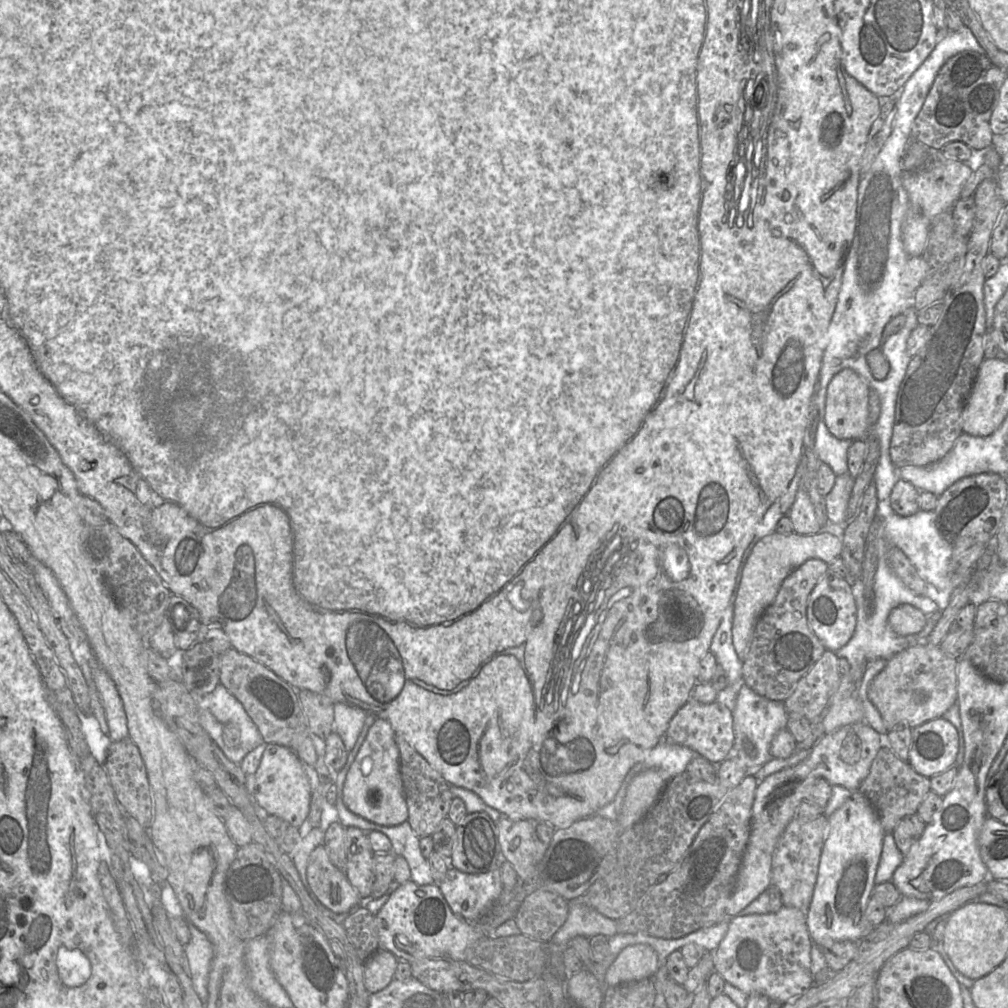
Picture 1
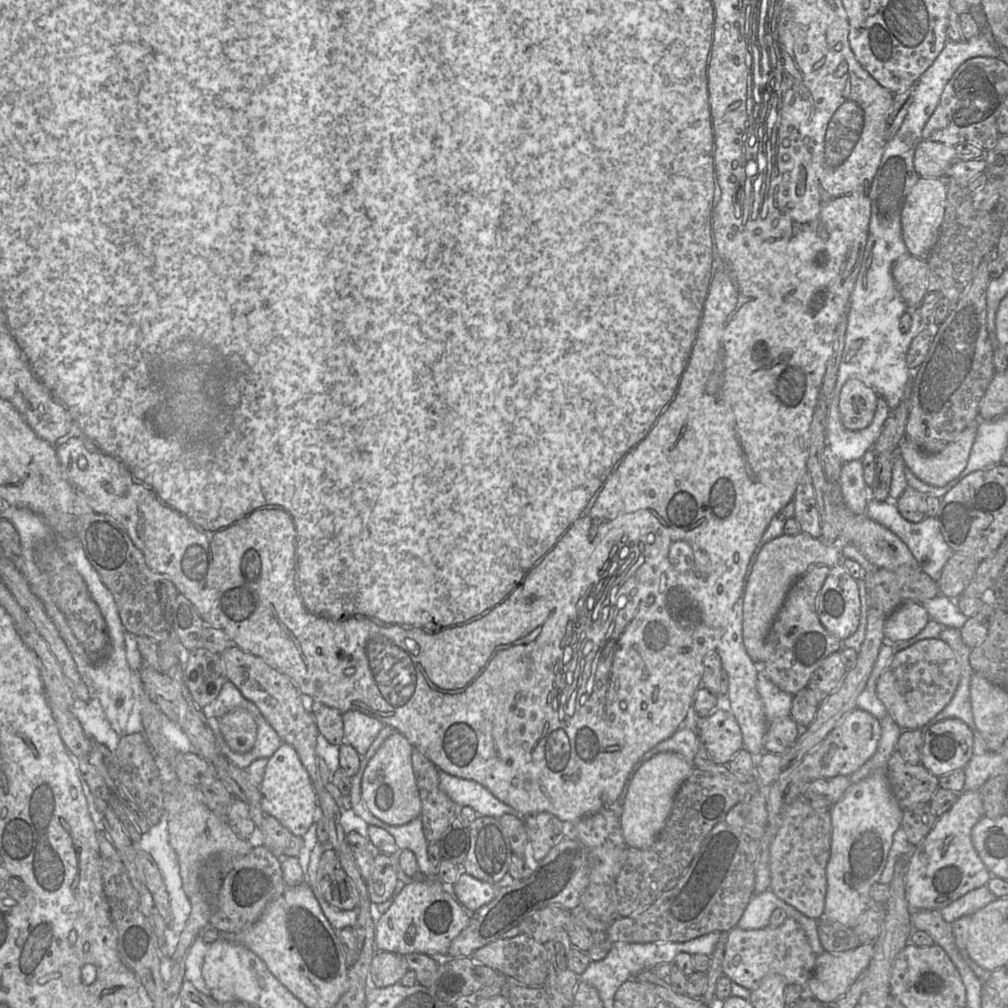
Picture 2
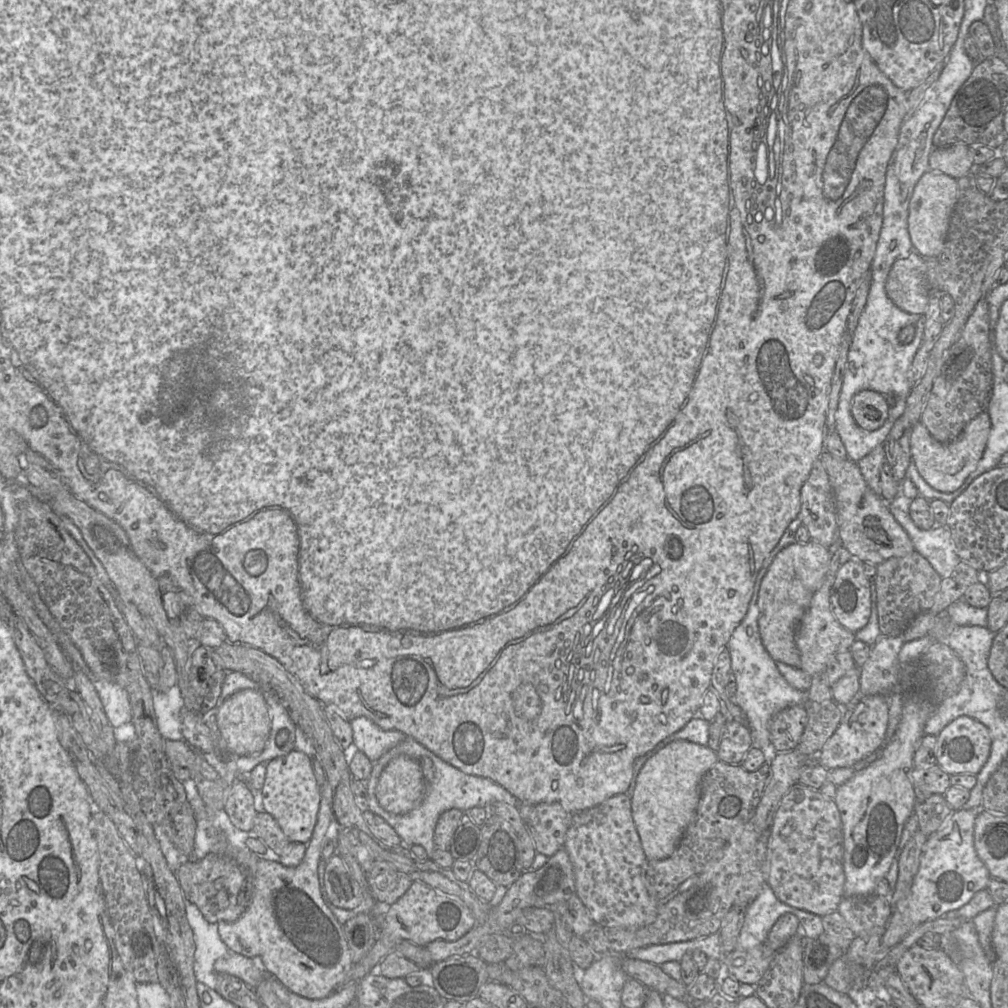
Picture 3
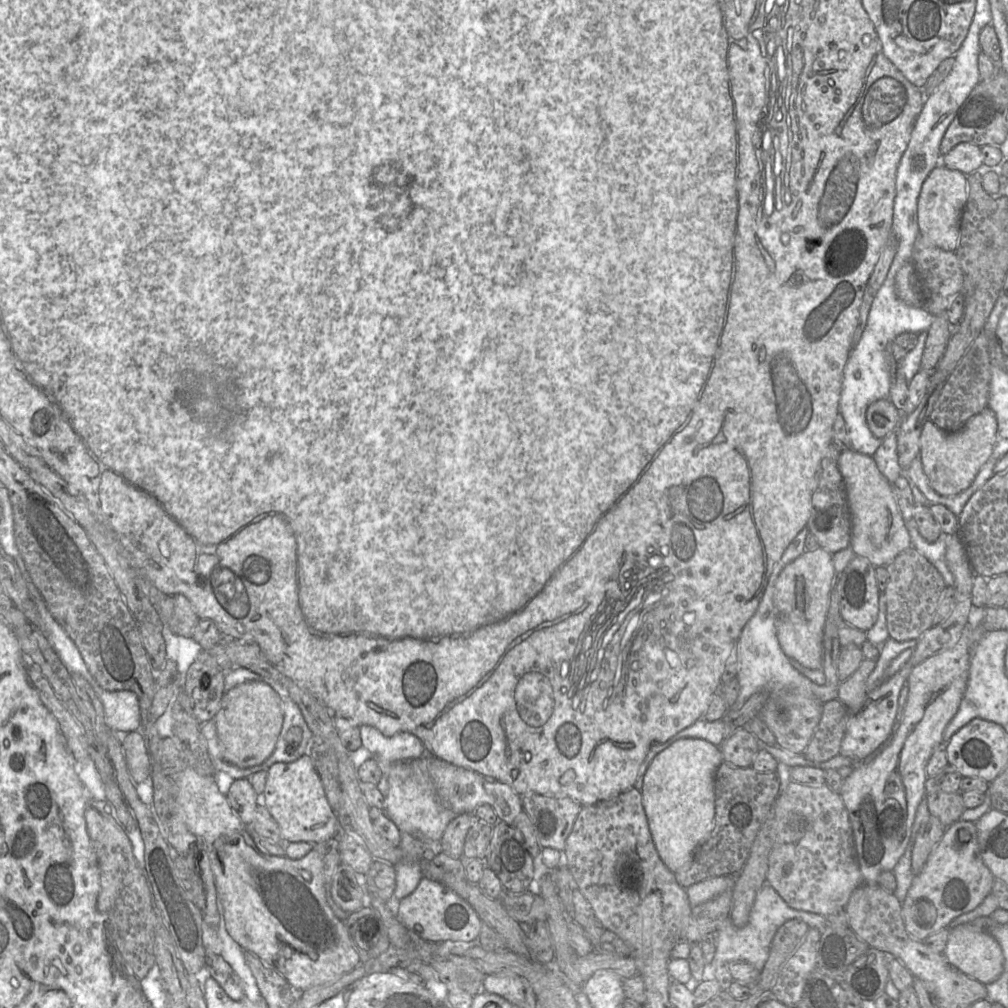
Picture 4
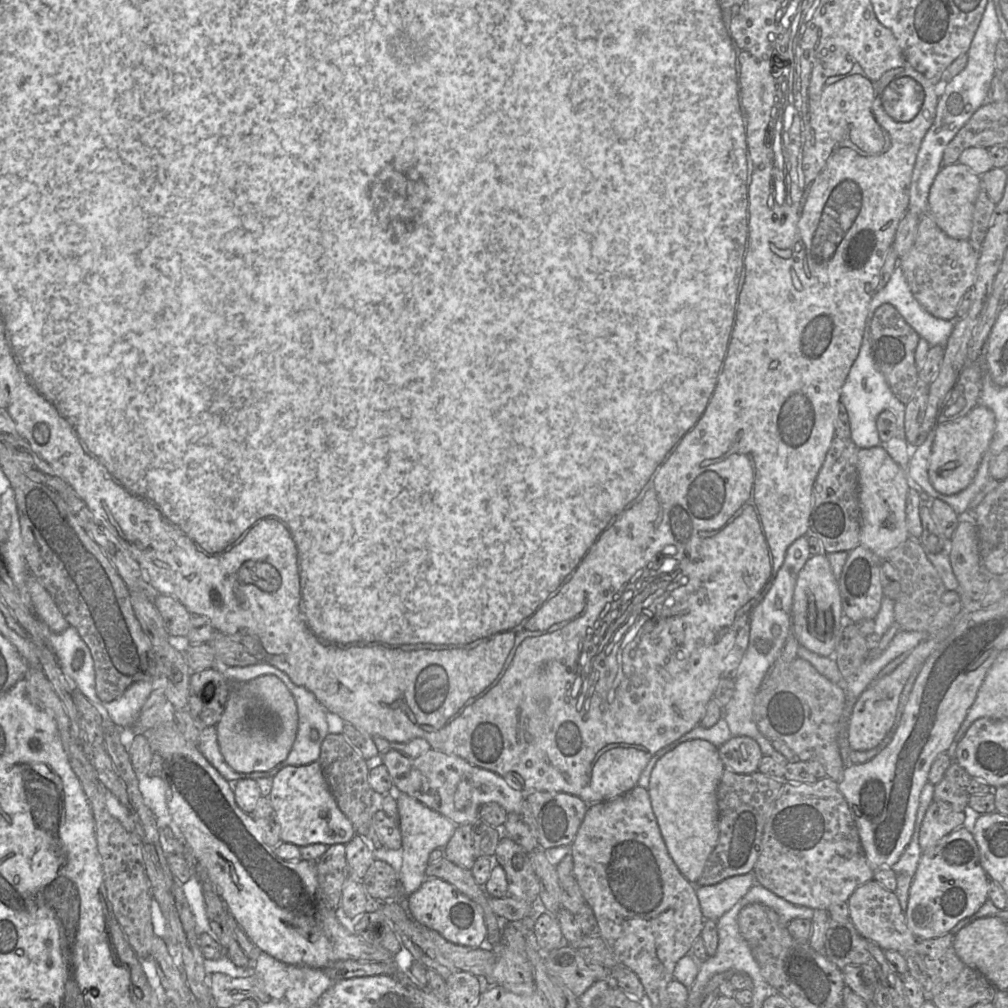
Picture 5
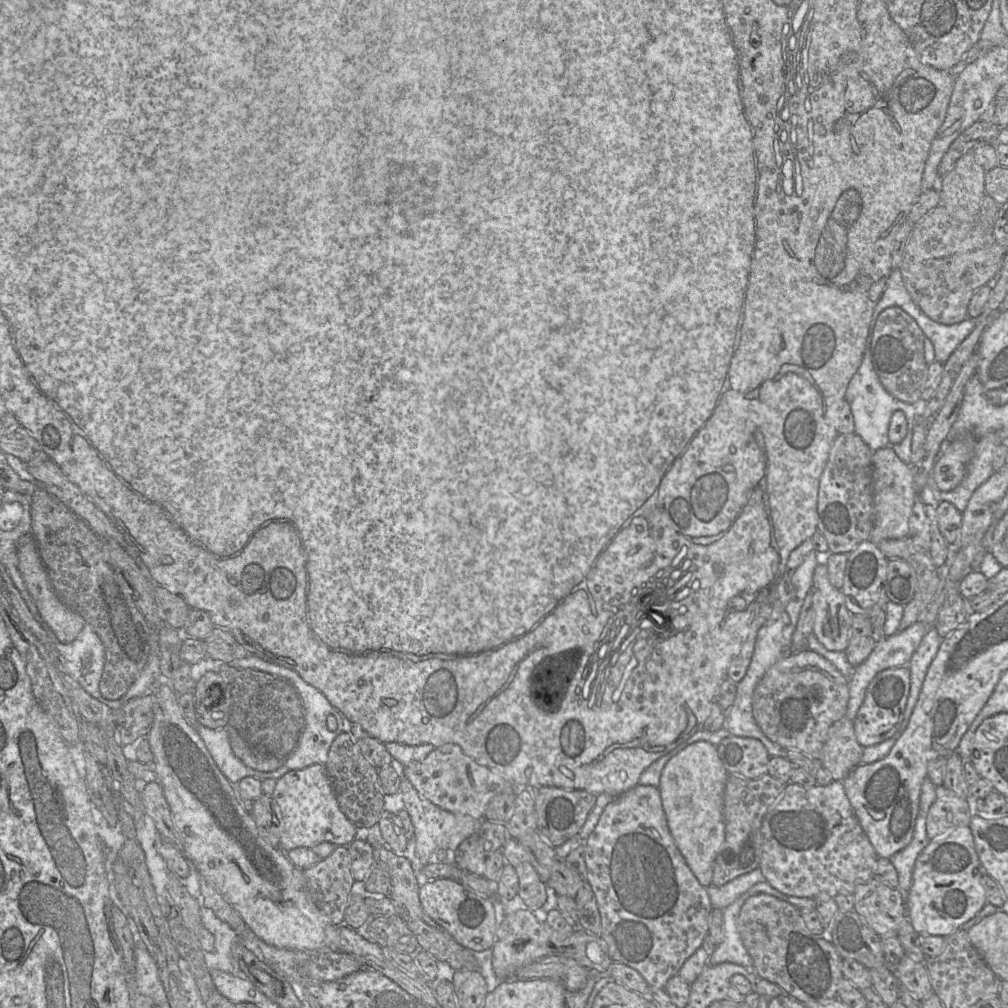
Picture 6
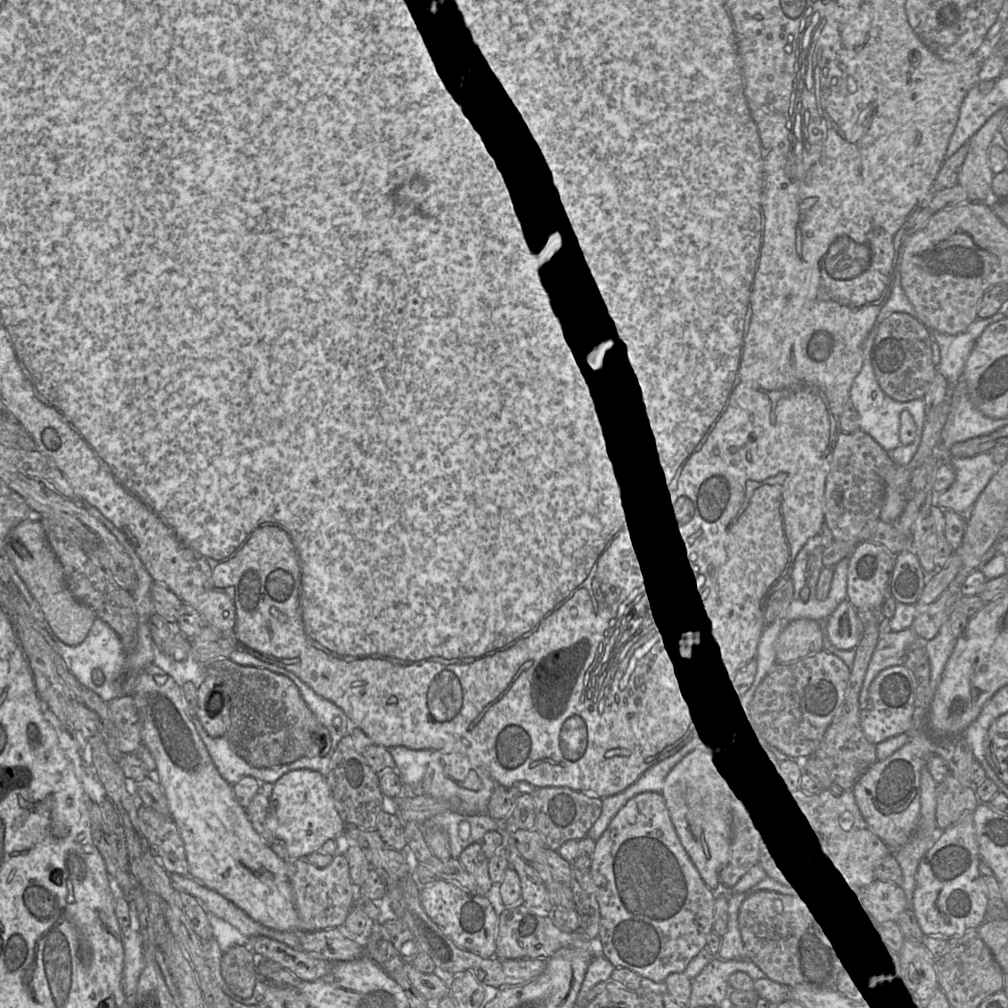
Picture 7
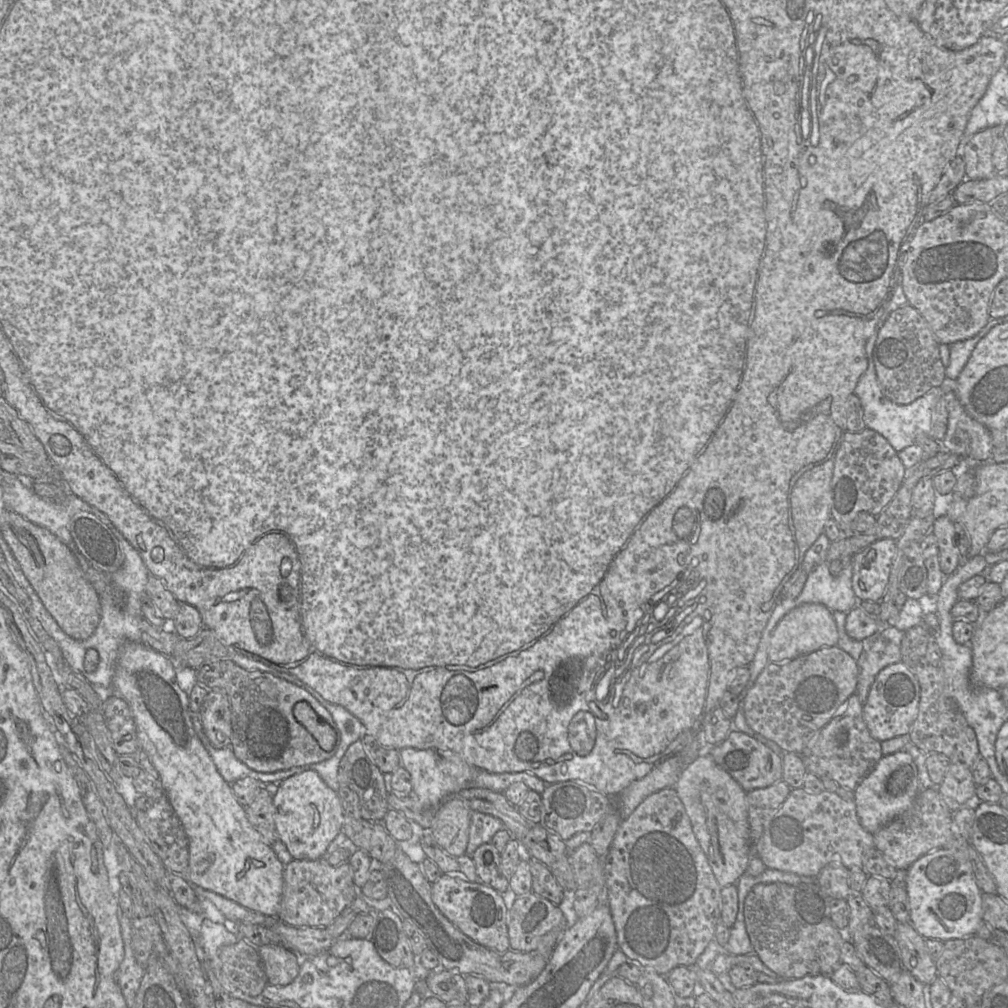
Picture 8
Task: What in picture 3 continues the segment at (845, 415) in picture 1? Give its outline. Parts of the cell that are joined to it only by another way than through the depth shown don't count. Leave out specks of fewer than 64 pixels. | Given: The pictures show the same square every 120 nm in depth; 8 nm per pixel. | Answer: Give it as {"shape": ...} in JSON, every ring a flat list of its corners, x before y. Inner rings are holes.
{"shape":[[861,390,851,402,851,414,857,425,868,431,879,429,887,420,887,398,872,390]]}

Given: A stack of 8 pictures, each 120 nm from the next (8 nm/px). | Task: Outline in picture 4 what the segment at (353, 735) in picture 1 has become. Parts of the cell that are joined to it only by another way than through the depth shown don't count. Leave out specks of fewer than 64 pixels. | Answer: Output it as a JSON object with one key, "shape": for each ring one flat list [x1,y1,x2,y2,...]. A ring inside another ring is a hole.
{"shape":[[369,725,359,727,362,747,372,756,387,761,408,761,422,757,426,749,421,740,407,732,392,737,384,736,379,730]]}

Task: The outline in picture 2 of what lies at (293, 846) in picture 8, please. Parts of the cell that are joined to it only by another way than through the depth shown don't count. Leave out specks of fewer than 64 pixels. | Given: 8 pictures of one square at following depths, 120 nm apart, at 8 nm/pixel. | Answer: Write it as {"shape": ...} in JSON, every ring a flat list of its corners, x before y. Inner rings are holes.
{"shape":[[283,743,268,759,263,780,258,786,263,813,274,817,293,835,303,837,314,823,317,794,296,750]]}

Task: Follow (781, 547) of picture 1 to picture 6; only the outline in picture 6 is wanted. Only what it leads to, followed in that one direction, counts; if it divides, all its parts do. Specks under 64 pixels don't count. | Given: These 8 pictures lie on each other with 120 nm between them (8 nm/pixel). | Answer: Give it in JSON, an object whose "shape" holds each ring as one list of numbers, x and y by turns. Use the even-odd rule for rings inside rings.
{"shape":[[818,563,813,575,813,608,815,620,812,633,818,641,830,651,845,651,850,640,852,616,845,605,845,597,841,590,835,588,829,581,825,563]]}

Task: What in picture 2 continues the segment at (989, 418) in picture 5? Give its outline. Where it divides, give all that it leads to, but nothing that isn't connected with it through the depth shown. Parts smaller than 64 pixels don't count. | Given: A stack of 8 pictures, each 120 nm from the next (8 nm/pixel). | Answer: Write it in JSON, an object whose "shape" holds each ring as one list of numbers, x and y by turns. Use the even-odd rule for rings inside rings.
{"shape":[[978,424,967,427,953,442,939,453,927,453,908,438,898,446,898,455,910,470,923,482,942,487,958,477,968,463,976,438]]}

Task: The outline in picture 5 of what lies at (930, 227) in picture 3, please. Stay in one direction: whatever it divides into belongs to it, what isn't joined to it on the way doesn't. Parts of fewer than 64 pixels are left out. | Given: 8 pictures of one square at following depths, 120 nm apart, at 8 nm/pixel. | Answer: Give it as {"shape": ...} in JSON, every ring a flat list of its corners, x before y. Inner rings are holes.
{"shape":[[959,162,943,166,938,172,929,192,928,213,948,236,962,240,969,238,980,186,981,177]]}

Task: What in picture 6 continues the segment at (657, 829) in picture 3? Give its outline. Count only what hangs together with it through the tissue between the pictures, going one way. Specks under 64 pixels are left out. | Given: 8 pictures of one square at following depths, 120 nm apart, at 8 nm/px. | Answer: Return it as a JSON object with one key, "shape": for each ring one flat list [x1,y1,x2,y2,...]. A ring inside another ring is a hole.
{"shape":[[697,741,673,756,664,766,658,786,671,834,699,883,711,886,713,864,725,839,724,789,729,773,717,747]]}

